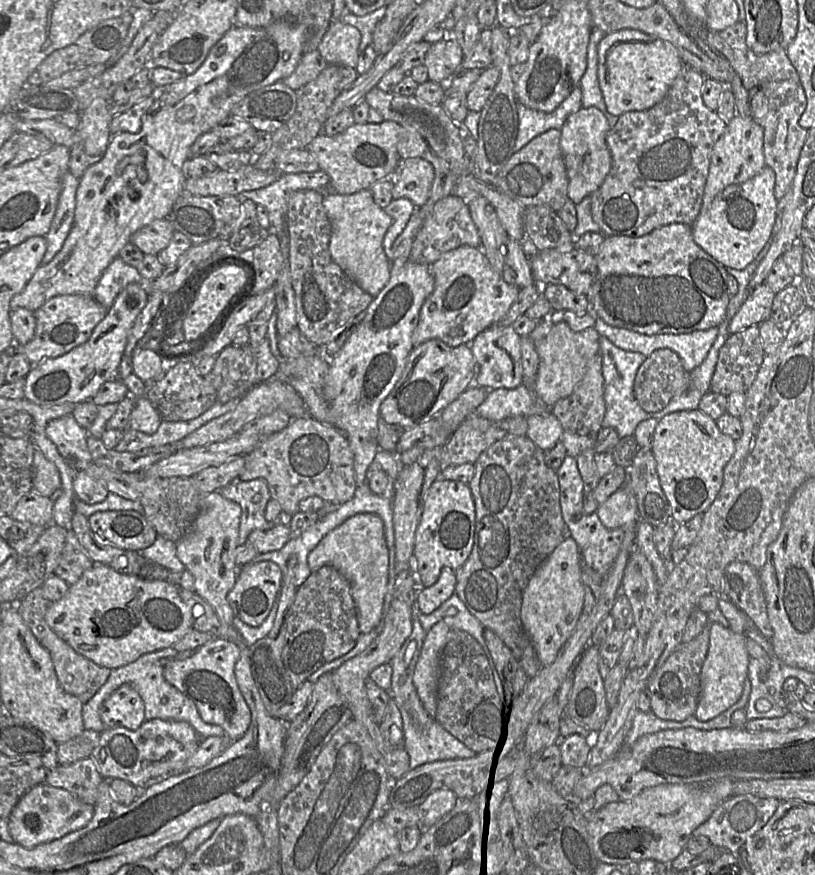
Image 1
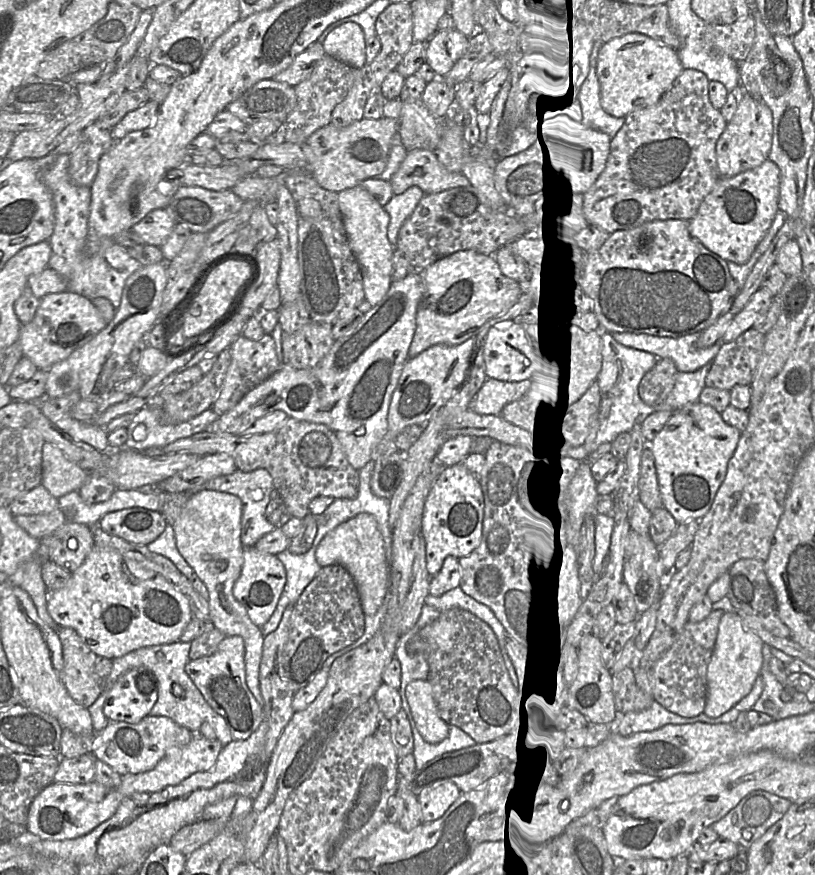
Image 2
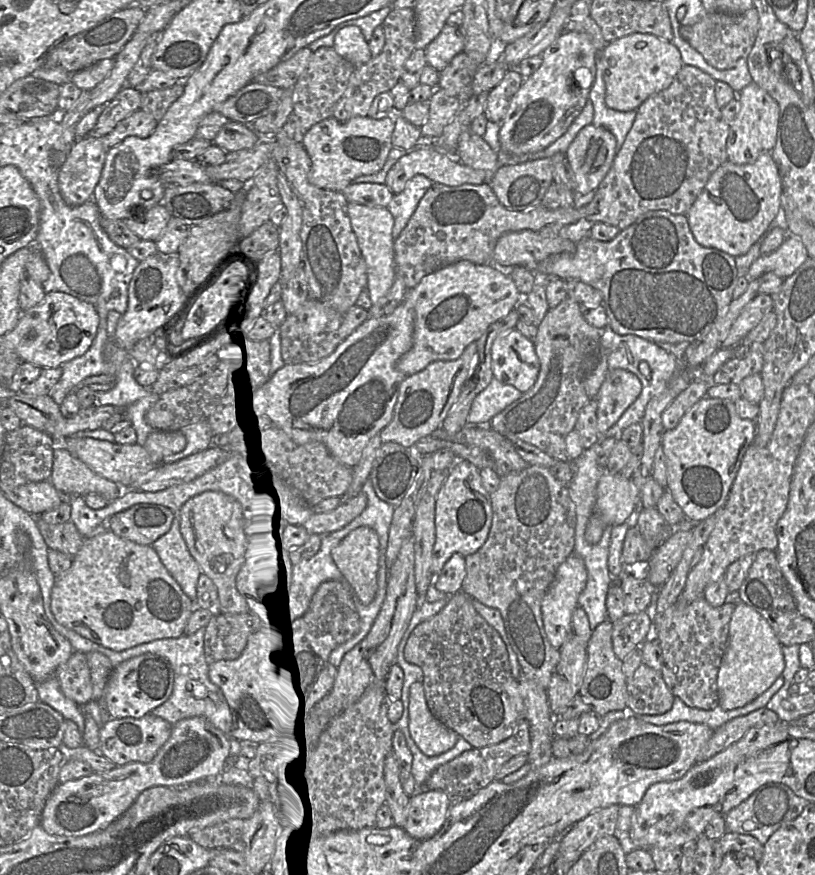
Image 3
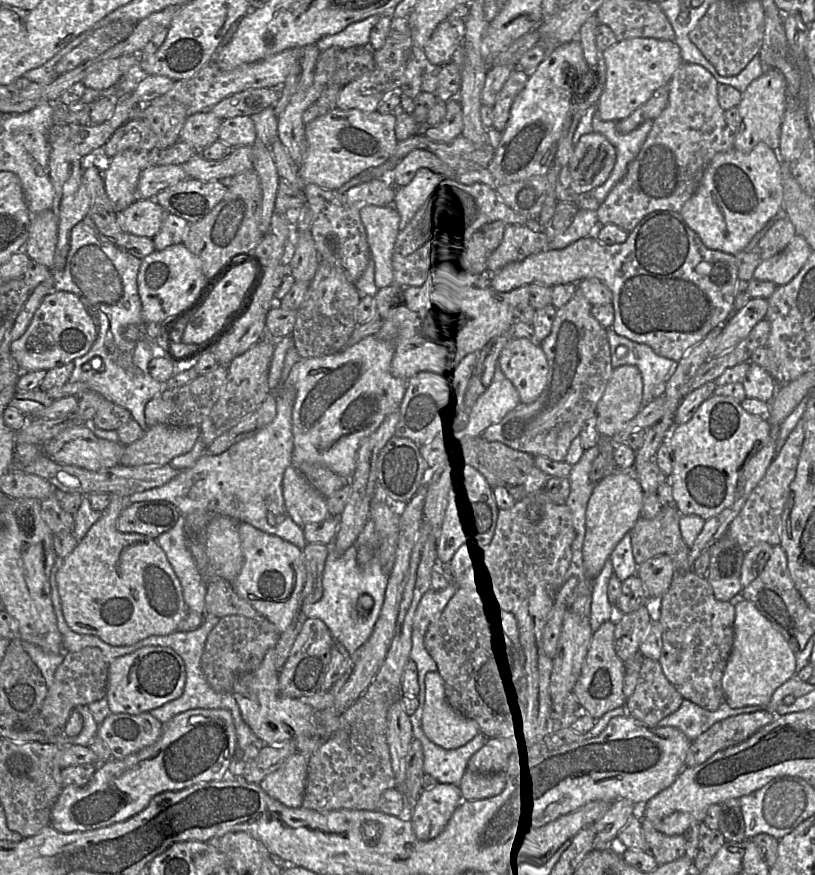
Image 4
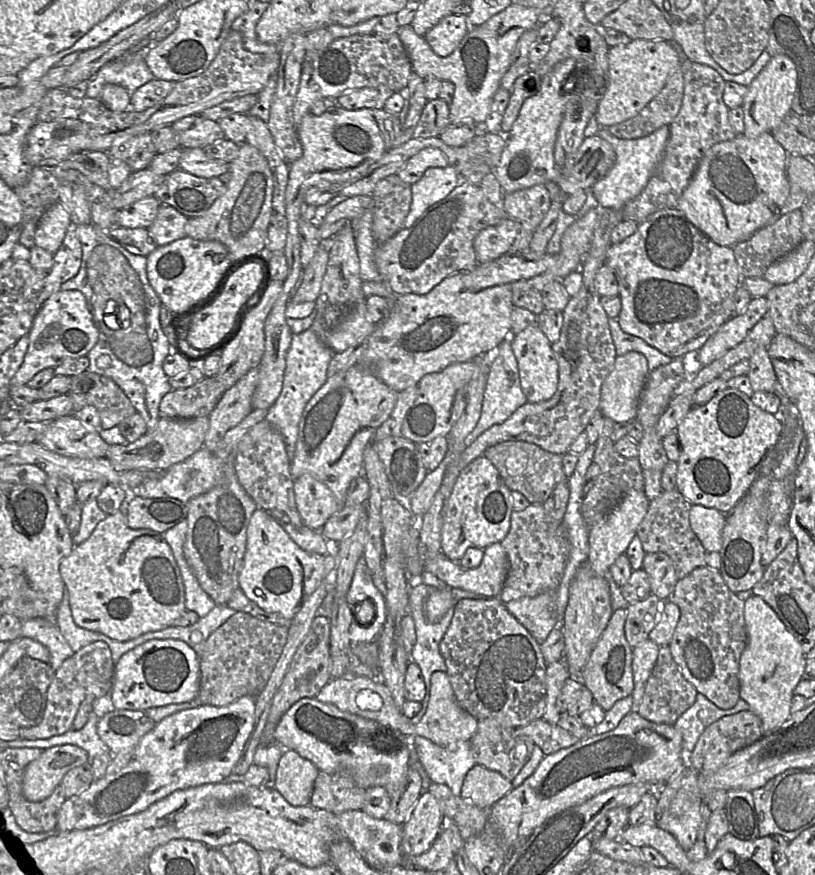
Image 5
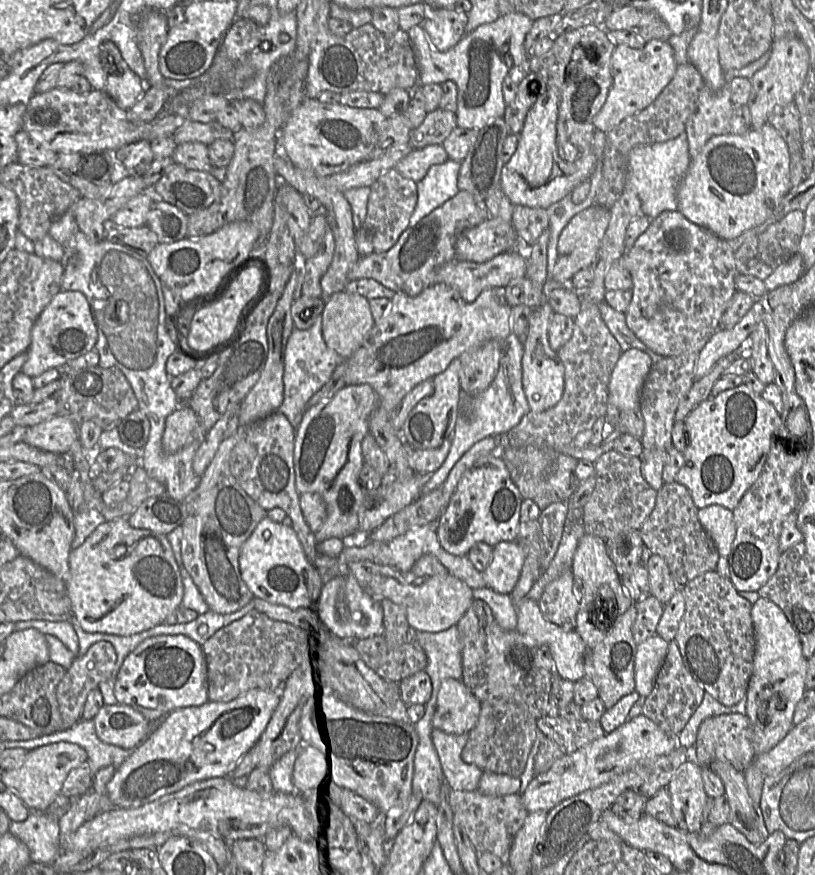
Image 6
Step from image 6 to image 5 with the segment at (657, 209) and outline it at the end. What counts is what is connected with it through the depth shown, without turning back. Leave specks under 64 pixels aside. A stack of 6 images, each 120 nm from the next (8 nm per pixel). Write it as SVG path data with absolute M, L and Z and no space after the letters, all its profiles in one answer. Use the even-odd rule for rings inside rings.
M662 126L643 138L621 139L613 136L608 128L599 129L598 135L613 147L616 154L609 173L590 188L601 207L620 211L628 201L641 193L662 160L669 134L669 126Z

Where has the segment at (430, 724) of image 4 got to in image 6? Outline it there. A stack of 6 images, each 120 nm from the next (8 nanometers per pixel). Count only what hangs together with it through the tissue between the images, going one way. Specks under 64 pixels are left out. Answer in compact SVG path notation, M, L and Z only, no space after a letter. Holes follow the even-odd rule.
M446 678L441 682L433 728L448 734L468 734L476 725L481 702L460 680Z

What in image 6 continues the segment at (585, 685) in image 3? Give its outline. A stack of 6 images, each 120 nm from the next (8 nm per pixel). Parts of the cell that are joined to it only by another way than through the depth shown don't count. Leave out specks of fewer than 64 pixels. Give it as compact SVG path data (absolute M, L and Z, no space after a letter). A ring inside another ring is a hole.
M634 603L615 621L605 638L587 650L584 658L585 677L597 688L598 697L606 709L612 708L622 697L635 691L635 660L638 645L634 641L632 627L636 618L637 609Z

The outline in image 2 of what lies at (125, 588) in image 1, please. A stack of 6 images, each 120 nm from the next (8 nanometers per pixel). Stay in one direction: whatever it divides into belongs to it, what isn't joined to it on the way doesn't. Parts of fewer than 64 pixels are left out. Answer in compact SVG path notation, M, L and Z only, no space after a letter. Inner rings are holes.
M97 546L71 573L66 584L50 593L47 610L59 626L75 630L95 654L111 660L142 647L179 641L193 617L186 597L164 576L126 561L116 549Z

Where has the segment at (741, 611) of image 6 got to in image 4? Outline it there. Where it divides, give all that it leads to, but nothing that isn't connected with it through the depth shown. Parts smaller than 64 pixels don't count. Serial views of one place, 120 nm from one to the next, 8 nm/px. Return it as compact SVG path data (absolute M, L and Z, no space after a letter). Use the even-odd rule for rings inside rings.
M690 570L676 573L670 588L659 600L659 609L653 615L653 621L659 620L662 626L663 647L658 661L665 676L684 699L710 711L718 710L726 702L722 677L734 642L735 612L733 604L715 597L705 577Z

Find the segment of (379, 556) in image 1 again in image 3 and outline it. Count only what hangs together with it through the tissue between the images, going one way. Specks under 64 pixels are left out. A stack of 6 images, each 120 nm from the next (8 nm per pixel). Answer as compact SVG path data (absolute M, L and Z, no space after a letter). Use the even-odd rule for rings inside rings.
M361 526L333 548L331 556L363 605L375 598L378 584L379 538L374 529Z

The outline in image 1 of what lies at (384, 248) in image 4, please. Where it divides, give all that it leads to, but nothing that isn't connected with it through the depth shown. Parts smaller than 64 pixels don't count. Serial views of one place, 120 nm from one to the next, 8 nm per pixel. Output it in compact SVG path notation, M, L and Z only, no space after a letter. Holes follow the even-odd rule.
M370 189L354 194L324 193L323 207L331 223L329 252L343 272L372 297L377 296L390 278L391 261L383 249L383 239L393 220L379 207Z

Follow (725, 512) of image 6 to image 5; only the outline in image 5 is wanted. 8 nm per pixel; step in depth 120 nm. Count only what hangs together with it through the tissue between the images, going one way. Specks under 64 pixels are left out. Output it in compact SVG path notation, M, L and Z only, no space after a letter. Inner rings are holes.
M692 505L689 512L690 526L706 551L719 552L722 547L722 531L728 514L715 508Z

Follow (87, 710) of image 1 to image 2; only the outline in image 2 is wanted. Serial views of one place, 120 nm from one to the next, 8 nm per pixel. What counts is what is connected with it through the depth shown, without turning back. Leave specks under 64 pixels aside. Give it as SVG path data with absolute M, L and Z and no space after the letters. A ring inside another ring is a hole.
M176 641L169 644L142 647L121 657L112 659L112 669L104 691L95 702L87 708L91 715L94 732L100 733L110 722L103 713L103 705L111 686L119 676L131 668L145 666L152 669L158 682L158 698L149 713L150 716L167 717L177 725L187 728L194 734L198 733L201 726L206 722L215 730L216 740L218 740L223 747L232 742L231 733L224 718L212 710L185 671L186 664L190 661L190 647L191 642Z

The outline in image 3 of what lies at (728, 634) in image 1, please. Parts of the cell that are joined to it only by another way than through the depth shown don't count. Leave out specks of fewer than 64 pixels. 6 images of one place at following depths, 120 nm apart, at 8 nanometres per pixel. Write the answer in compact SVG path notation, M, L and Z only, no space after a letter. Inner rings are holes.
M738 603L729 622L727 646L717 676L718 705L724 710L732 710L747 705L764 693L782 675L784 669L783 646L769 623L745 603Z

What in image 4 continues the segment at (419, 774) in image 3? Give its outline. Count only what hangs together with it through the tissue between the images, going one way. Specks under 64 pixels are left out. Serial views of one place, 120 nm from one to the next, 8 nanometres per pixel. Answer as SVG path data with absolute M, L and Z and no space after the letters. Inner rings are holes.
M424 704L410 716L413 736L421 743L423 750L424 774L432 776L437 783L458 785L467 772L467 763L487 741L482 734L475 735L467 744L454 749L444 750L431 743L421 729Z

